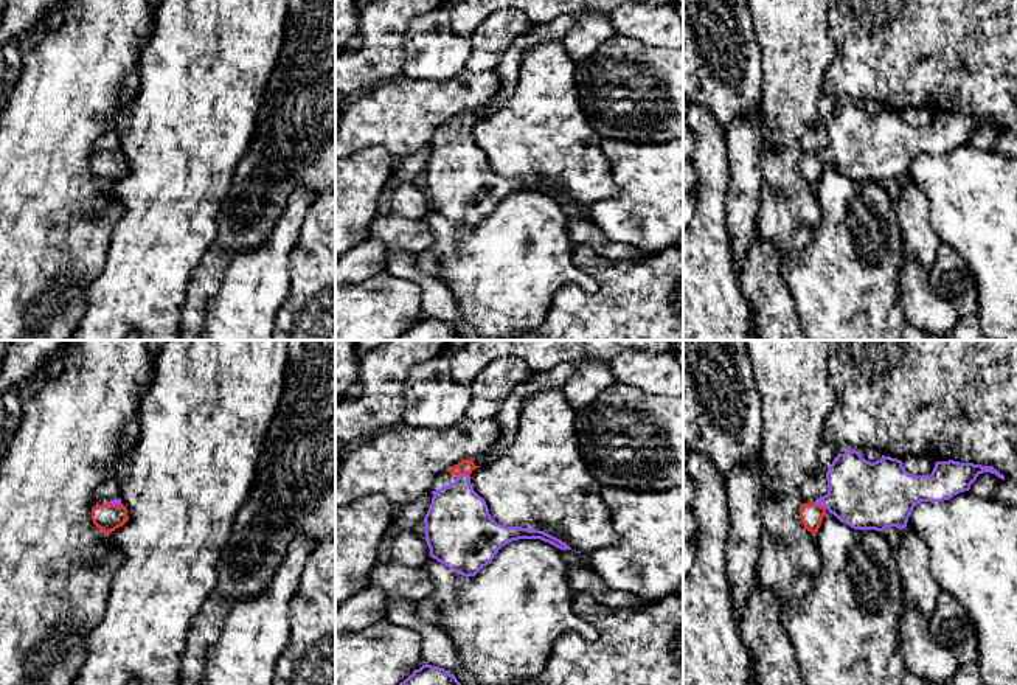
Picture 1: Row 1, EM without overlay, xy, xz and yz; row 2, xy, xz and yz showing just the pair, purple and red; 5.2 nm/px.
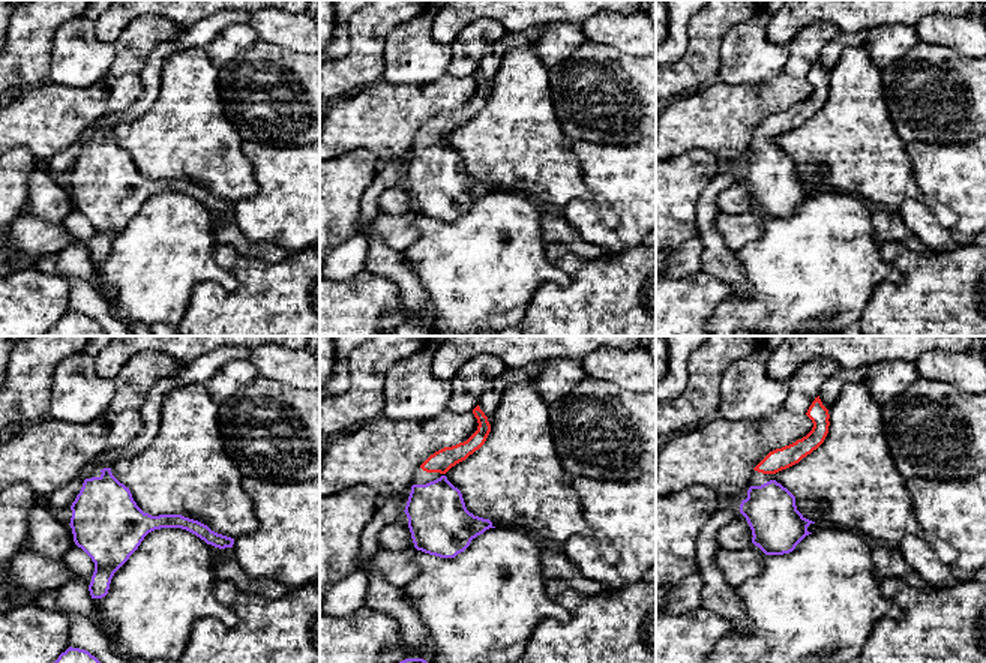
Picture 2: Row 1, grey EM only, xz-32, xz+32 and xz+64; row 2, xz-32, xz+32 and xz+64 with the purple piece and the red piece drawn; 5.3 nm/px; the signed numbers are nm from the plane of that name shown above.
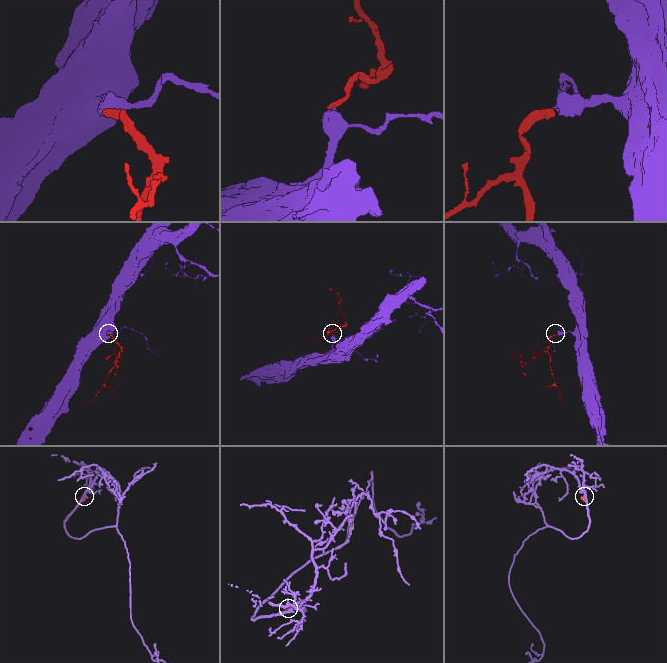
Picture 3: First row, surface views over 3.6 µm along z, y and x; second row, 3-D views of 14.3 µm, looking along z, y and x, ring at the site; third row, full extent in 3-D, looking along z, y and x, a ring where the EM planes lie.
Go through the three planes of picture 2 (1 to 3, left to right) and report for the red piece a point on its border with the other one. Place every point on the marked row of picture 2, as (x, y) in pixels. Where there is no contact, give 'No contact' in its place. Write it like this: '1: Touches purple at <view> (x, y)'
1: No contact
2: No contact
3: No contact

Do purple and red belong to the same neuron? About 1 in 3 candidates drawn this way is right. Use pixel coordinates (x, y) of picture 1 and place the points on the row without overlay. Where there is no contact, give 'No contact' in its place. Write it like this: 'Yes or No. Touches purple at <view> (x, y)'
Yes. Touches purple at xz (463, 126)

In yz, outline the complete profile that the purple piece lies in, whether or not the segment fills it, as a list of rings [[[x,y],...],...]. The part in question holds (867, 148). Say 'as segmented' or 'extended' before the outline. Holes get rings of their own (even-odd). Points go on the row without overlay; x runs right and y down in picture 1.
extended | [[[849,101],[838,106],[826,124],[828,146],[804,155],[800,171],[812,186],[828,163],[854,182],[902,182],[918,155],[942,154],[969,143],[983,124],[1005,132],[992,118],[953,112],[936,113],[930,127],[913,127],[897,110],[882,107],[871,115]]]

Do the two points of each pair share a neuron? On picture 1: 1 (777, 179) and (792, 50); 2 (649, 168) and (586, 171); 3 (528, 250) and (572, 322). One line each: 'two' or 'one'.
1: one
2: two
3: two

